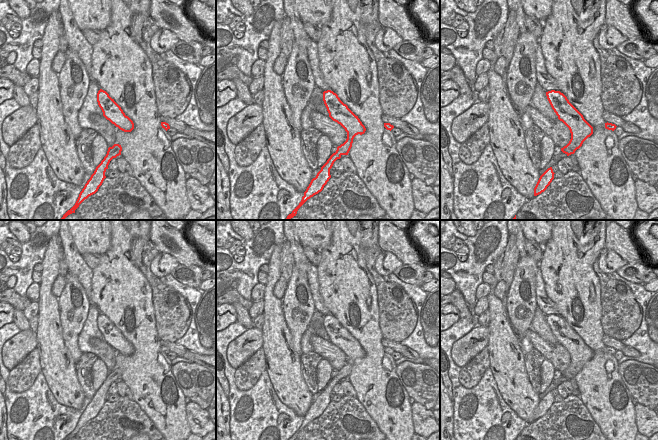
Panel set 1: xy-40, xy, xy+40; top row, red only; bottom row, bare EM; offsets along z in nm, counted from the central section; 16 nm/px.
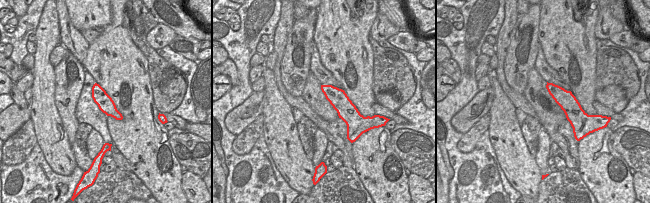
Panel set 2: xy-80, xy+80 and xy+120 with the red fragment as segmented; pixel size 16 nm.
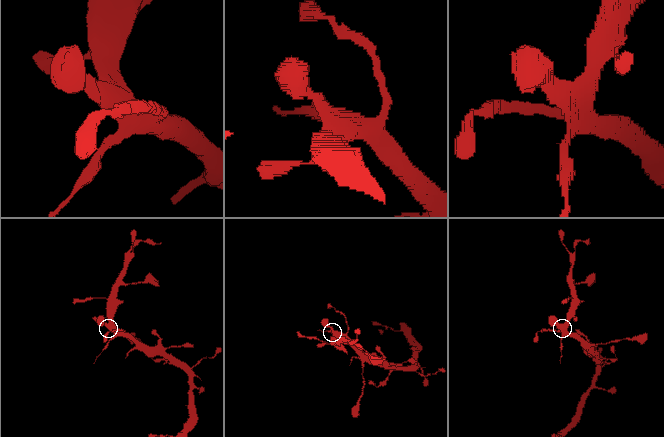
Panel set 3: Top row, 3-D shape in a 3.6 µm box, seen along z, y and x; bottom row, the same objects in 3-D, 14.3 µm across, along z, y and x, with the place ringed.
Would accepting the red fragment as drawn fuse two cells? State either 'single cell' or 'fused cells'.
fused cells

